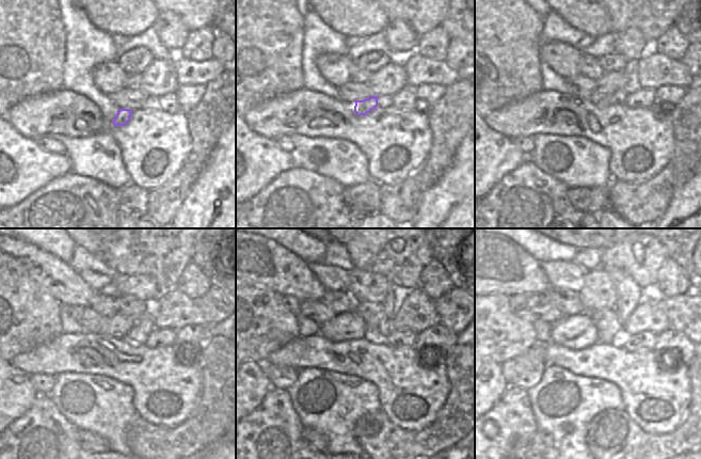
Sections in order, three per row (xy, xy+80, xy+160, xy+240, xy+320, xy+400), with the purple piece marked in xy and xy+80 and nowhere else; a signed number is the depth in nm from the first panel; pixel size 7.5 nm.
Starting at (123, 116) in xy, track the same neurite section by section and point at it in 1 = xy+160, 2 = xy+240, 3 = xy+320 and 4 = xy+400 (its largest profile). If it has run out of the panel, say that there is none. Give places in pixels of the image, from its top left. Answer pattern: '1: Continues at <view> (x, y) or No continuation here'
1: Continues at xy+160 (618, 97)
2: Continues at xy+240 (139, 333)
3: Continues at xy+320 (385, 326)
4: Continues at xy+400 (627, 291)

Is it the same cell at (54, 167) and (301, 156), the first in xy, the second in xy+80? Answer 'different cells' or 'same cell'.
different cells

